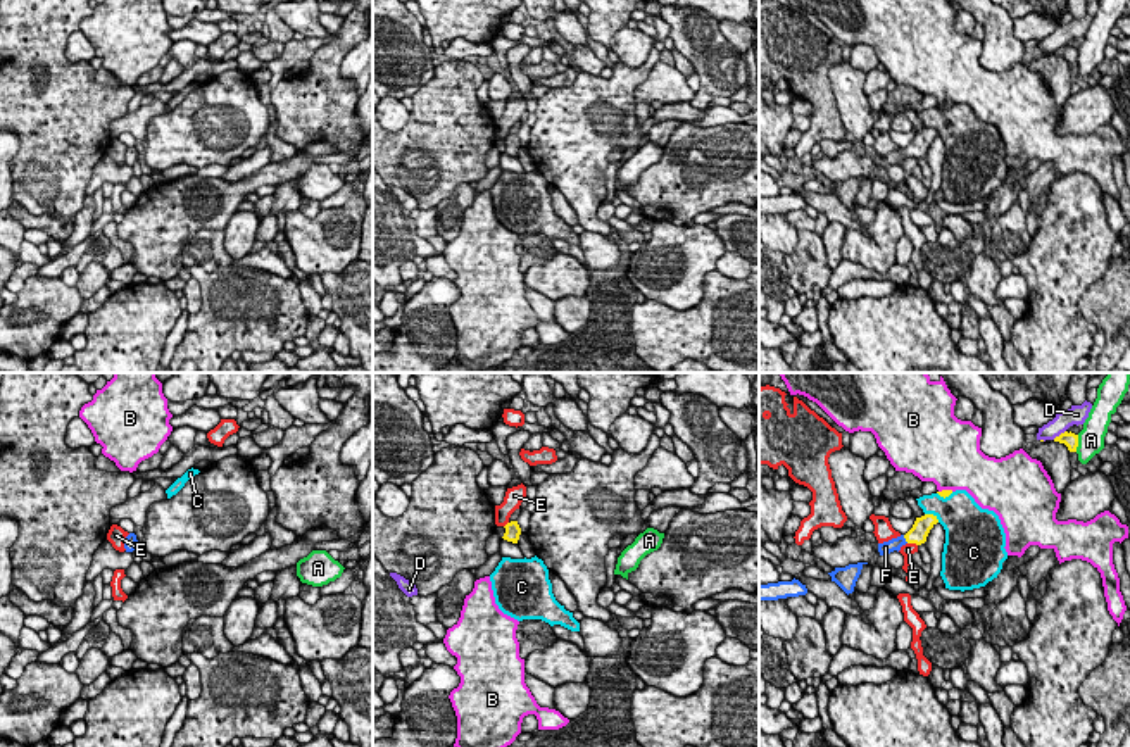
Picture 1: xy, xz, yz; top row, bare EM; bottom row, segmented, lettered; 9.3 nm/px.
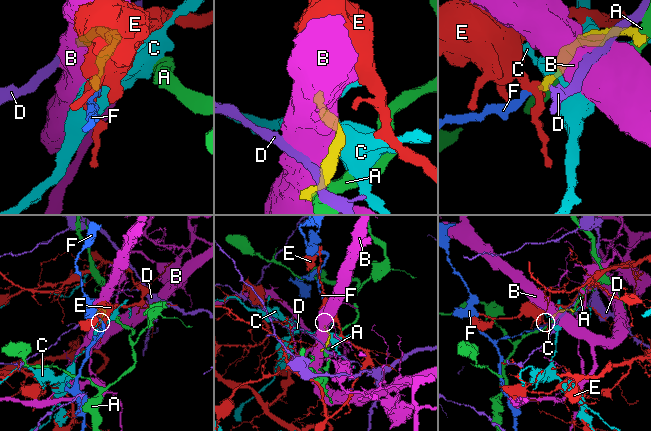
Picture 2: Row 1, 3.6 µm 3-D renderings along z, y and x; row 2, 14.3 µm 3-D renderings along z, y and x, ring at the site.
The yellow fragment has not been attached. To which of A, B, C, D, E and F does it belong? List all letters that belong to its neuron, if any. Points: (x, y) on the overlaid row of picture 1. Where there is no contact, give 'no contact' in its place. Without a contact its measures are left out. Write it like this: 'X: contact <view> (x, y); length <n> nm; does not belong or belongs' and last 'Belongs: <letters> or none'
A: contact yz (1077, 444); length 160 nm; does not belong
B: contact yz (946, 490); length 140 nm; does not belong
C: contact yz (932, 514); length 170 nm; does not belong
D: contact yz (1060, 435); length 150 nm; does not belong
E: contact yz (913, 542); length 100 nm; does not belong
F: contact yz (904, 537); length 100 nm; belongs
Belongs: F

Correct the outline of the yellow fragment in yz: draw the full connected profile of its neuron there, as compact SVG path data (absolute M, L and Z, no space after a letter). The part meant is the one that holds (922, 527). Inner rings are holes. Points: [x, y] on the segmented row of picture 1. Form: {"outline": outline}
{"outline": "M925 514L921 518L916 518L913 528L897 538L892 538L888 542L878 543L878 552L880 556L887 556L894 550L901 550L902 545L906 543L916 543L921 545L926 542L926 537L930 530L939 523L937 516L933 514Z"}

